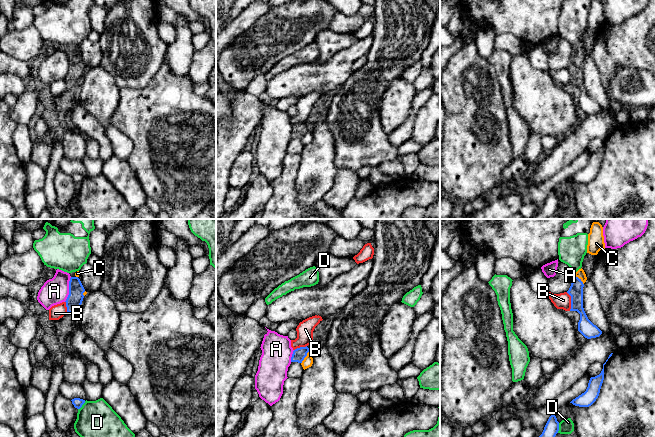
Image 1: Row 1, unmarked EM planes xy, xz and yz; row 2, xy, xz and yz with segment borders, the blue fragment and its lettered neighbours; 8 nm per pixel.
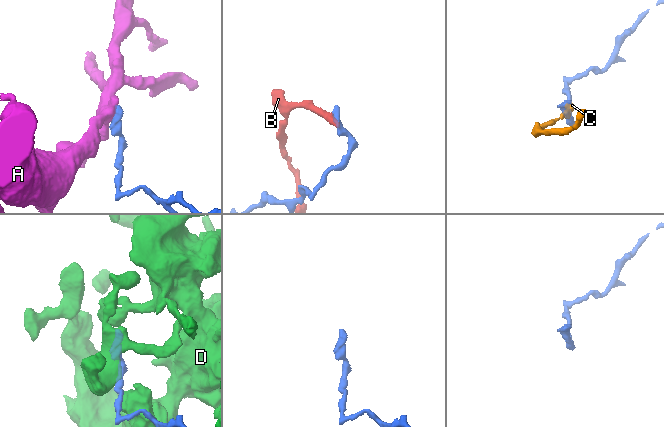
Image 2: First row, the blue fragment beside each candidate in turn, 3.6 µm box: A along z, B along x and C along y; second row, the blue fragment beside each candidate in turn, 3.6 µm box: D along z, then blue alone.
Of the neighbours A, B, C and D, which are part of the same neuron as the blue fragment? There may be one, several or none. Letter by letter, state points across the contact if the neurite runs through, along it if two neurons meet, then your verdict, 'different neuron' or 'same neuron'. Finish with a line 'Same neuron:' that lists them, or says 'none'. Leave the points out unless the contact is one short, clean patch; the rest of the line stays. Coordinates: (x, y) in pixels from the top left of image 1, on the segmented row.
A: along xy (71, 277), (68, 296), (64, 301) | different neuron
B: different neuron
C: across xz (299, 354), (305, 356), (308, 360) | same neuron
D: different neuron
Same neuron: C

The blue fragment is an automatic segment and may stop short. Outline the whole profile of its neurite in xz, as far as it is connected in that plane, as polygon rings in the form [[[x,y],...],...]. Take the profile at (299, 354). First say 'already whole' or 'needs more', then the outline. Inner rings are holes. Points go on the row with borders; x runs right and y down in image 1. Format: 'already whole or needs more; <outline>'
needs more; [[[306,346],[295,349],[291,357],[291,362],[300,363],[304,370],[311,367],[313,364],[313,358],[309,353],[309,348]]]

